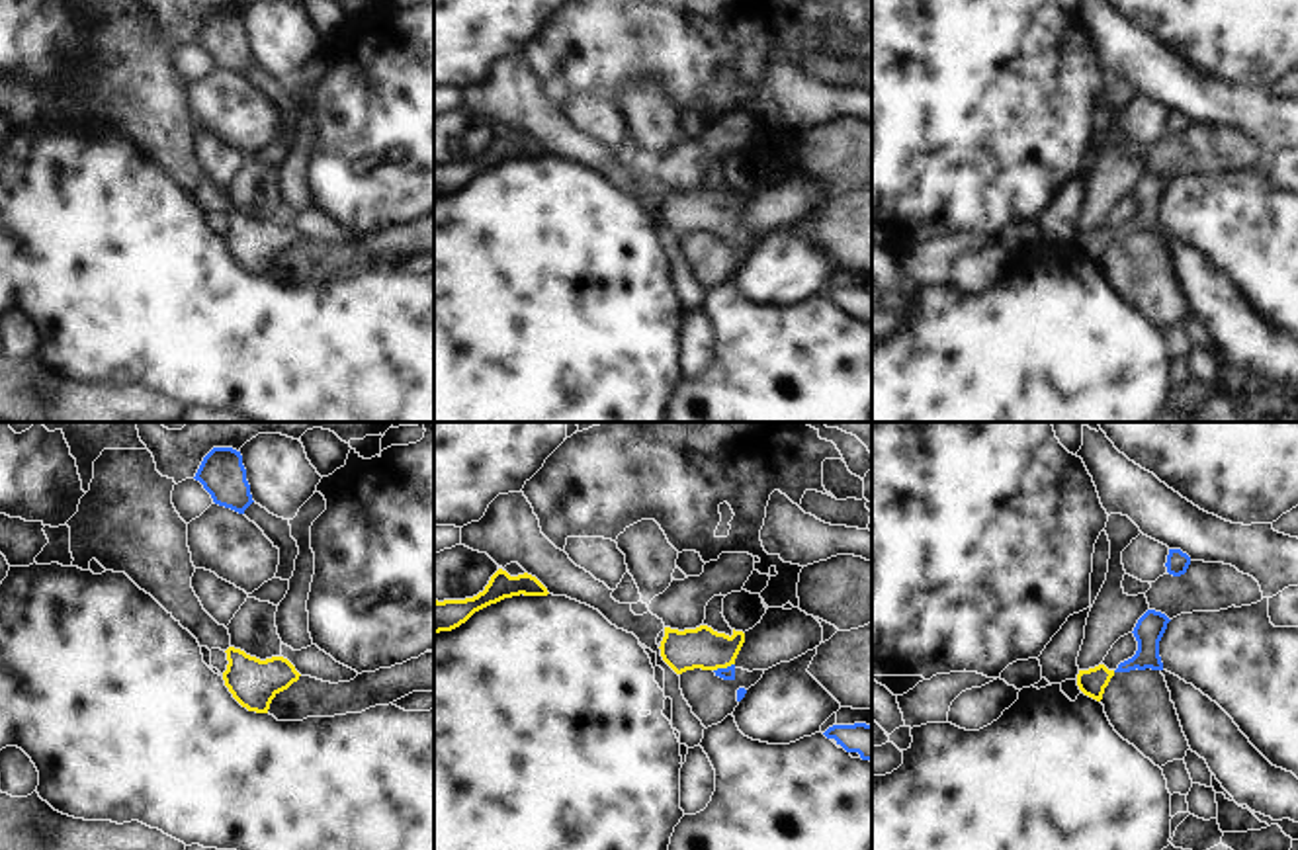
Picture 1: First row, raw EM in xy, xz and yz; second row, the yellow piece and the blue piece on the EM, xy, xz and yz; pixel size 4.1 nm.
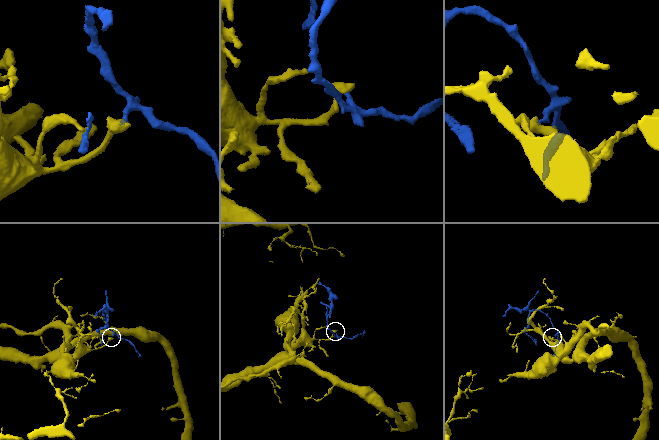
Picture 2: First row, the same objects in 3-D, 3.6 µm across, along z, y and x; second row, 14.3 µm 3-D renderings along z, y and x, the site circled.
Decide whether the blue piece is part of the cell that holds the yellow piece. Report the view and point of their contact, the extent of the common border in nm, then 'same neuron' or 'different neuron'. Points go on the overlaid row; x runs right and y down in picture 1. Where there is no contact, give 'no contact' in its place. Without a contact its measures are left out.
meets yellow in xz at (724, 667); contact 90 nm long; same neuron

